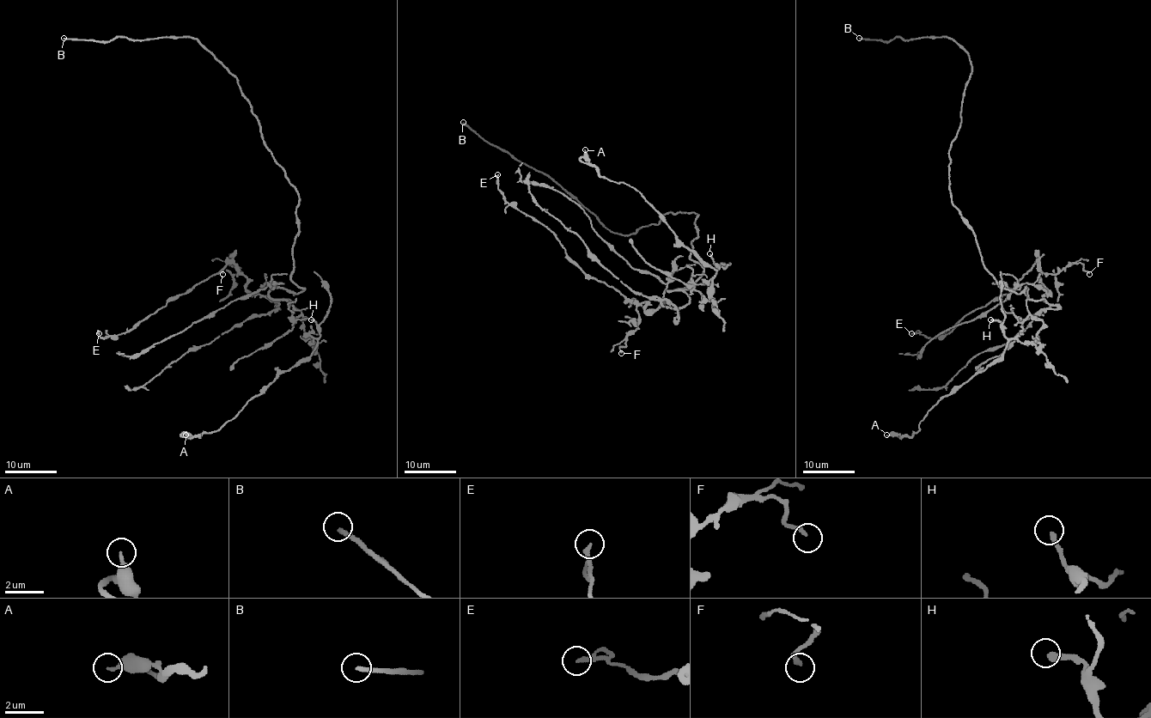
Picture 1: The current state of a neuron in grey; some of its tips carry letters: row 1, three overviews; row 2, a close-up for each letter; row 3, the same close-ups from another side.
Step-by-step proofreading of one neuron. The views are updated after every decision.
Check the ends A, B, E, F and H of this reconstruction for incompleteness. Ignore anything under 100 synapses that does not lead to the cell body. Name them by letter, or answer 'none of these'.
B

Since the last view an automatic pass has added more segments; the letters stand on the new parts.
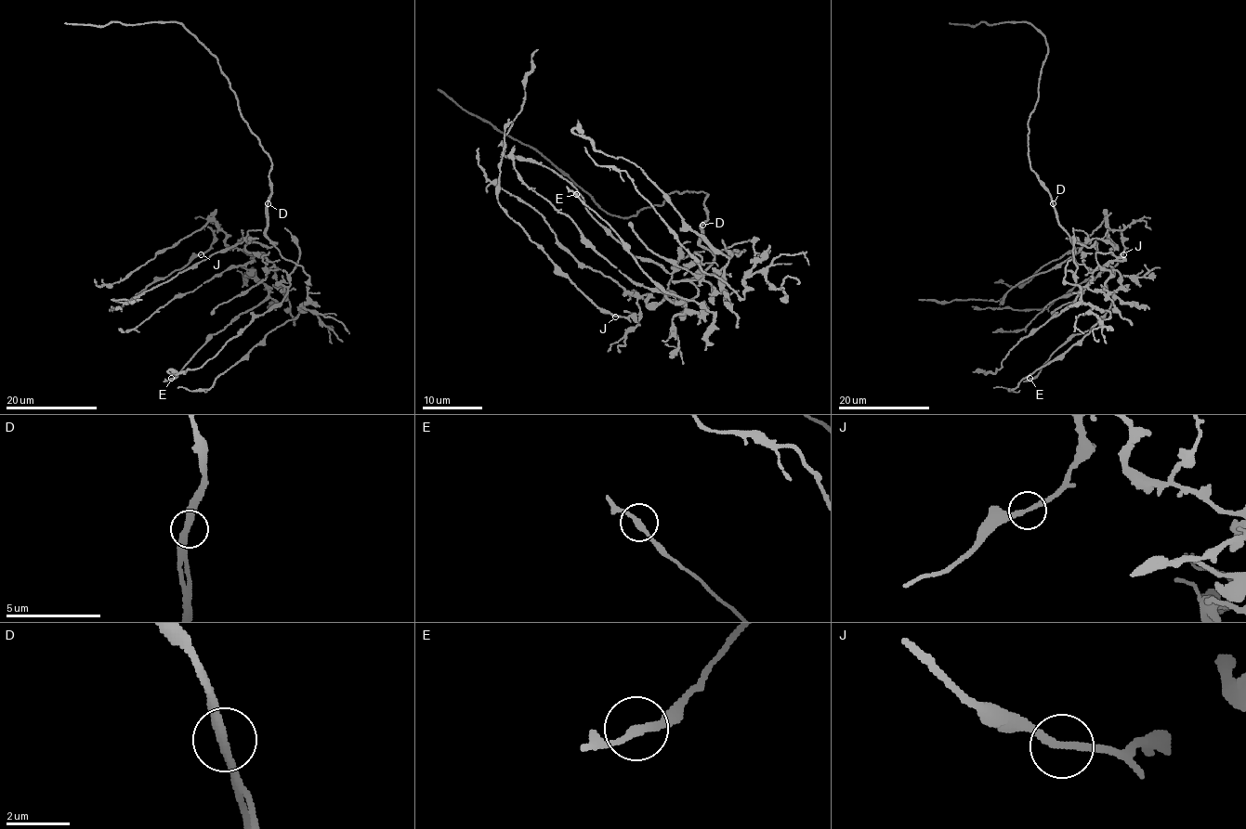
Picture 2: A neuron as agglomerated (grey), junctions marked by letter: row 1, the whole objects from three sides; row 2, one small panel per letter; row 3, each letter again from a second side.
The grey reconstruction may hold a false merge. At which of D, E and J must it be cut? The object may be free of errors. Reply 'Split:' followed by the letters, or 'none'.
Split: none

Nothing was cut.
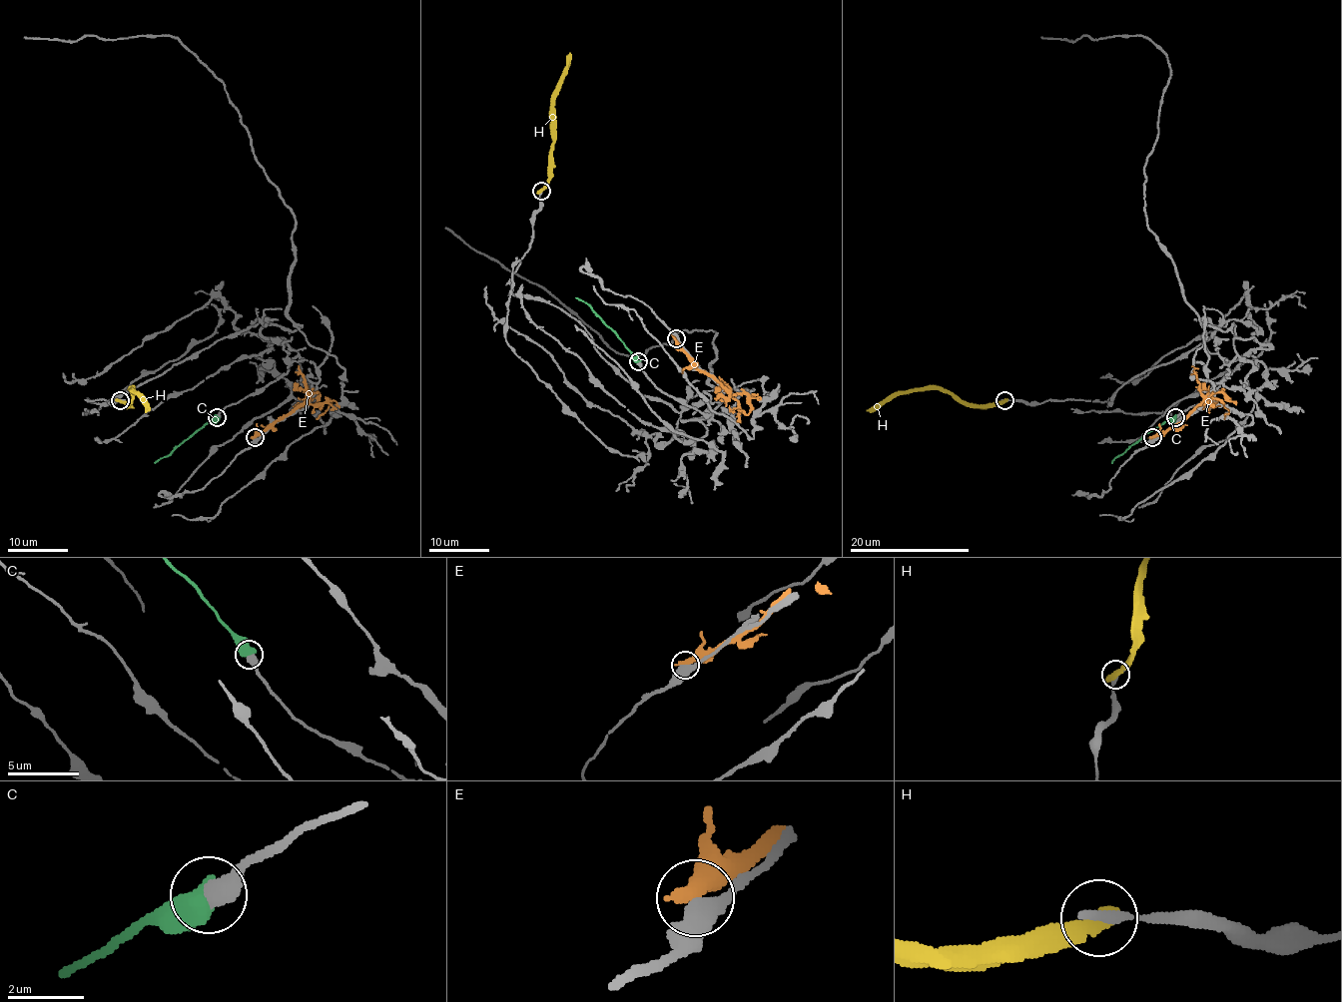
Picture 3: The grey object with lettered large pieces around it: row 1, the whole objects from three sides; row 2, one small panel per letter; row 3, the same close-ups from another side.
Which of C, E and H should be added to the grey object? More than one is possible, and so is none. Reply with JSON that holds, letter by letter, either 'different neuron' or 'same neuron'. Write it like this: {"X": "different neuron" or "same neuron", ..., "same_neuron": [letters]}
{"C": "same neuron", "E": "different neuron", "H": "different neuron", "same_neuron": ["C"]}

